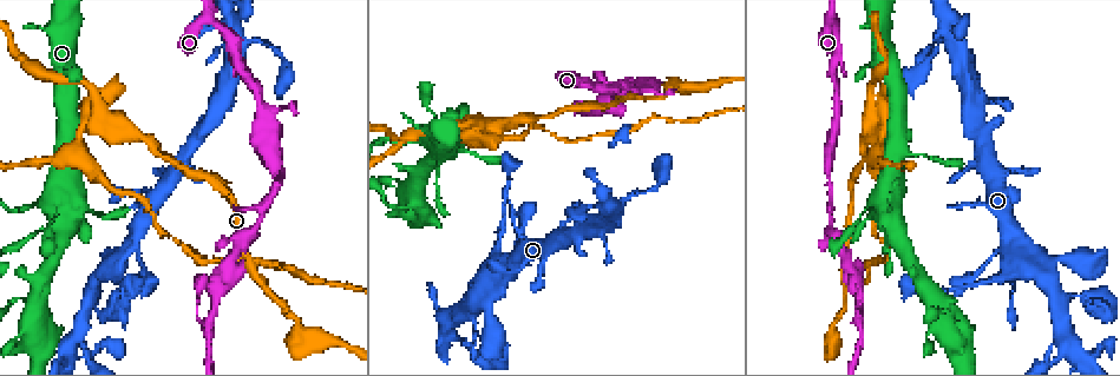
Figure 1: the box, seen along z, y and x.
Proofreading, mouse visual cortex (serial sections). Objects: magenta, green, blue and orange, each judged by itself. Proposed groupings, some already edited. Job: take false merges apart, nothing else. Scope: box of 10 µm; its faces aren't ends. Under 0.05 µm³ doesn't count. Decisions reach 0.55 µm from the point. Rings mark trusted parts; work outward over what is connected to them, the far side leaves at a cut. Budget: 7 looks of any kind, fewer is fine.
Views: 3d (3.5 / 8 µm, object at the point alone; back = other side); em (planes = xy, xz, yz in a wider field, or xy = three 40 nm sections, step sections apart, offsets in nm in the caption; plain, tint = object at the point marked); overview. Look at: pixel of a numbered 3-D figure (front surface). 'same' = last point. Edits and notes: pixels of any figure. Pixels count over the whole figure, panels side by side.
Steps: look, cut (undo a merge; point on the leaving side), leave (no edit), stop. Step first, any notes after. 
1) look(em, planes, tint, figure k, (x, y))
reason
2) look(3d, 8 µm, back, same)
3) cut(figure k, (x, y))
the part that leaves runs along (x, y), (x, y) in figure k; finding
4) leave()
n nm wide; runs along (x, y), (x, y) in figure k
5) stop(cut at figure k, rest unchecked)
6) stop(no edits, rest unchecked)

look(em, xy, step 5, tint, figure 1, (881, 207))
thin neck

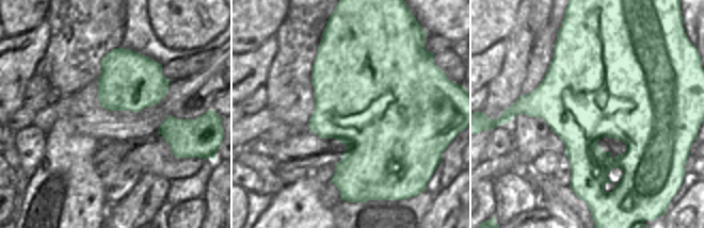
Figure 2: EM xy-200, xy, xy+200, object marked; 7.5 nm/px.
look(3d, 3.5 µm, back, same)

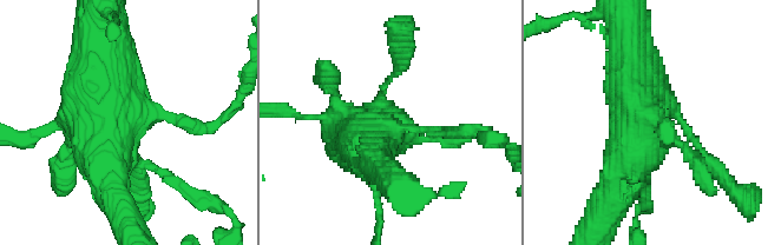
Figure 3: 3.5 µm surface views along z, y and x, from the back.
leave()
runs along (630, 46), (636, 137), (615, 187) in figure 3; one cell here

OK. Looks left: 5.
look(3d, 3.5 µm, figure 1, (943, 323))

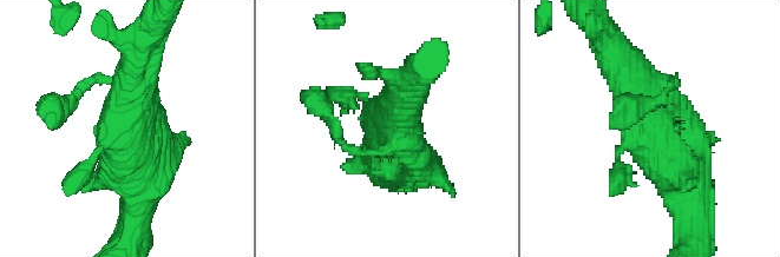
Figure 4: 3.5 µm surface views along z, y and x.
look(em, xy, step 3, tint, figure 4, (646, 130))
need the tissue

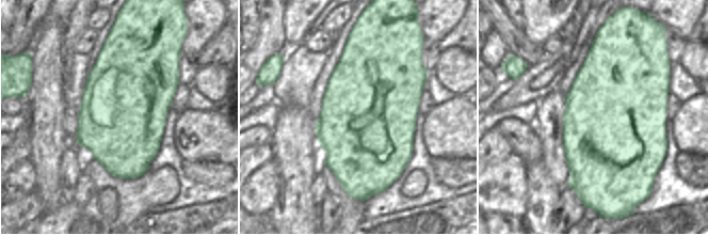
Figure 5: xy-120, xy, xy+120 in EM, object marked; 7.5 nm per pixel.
look(em, planes, tint, same)
cut it another way

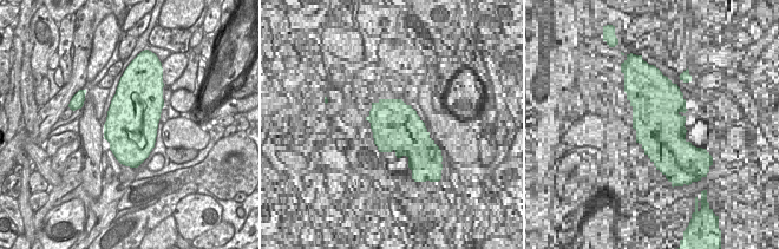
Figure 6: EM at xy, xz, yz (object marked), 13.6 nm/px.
leave()
runs along (608, 38), (674, 176) in figure 4; all the same cell

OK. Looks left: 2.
look(3d, 3.5 µm, figure 1, (229, 273))
a fork

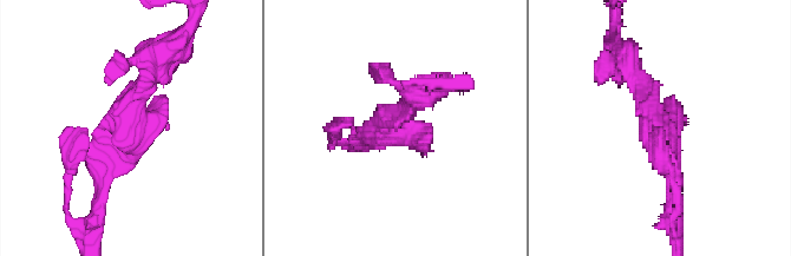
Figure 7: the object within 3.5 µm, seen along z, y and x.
look(em, xy, step 2, tint, figure 7, (388, 125))
shape alone is not enough

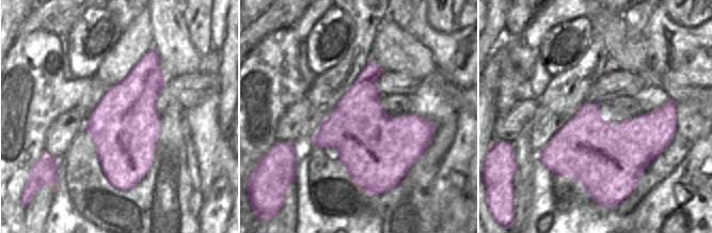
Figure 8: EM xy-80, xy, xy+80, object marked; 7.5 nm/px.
leave()
runs along (155, 61), (125, 109), (100, 195) in figure 7; all the same cell

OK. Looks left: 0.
stop(no edits, rest unchecked)

